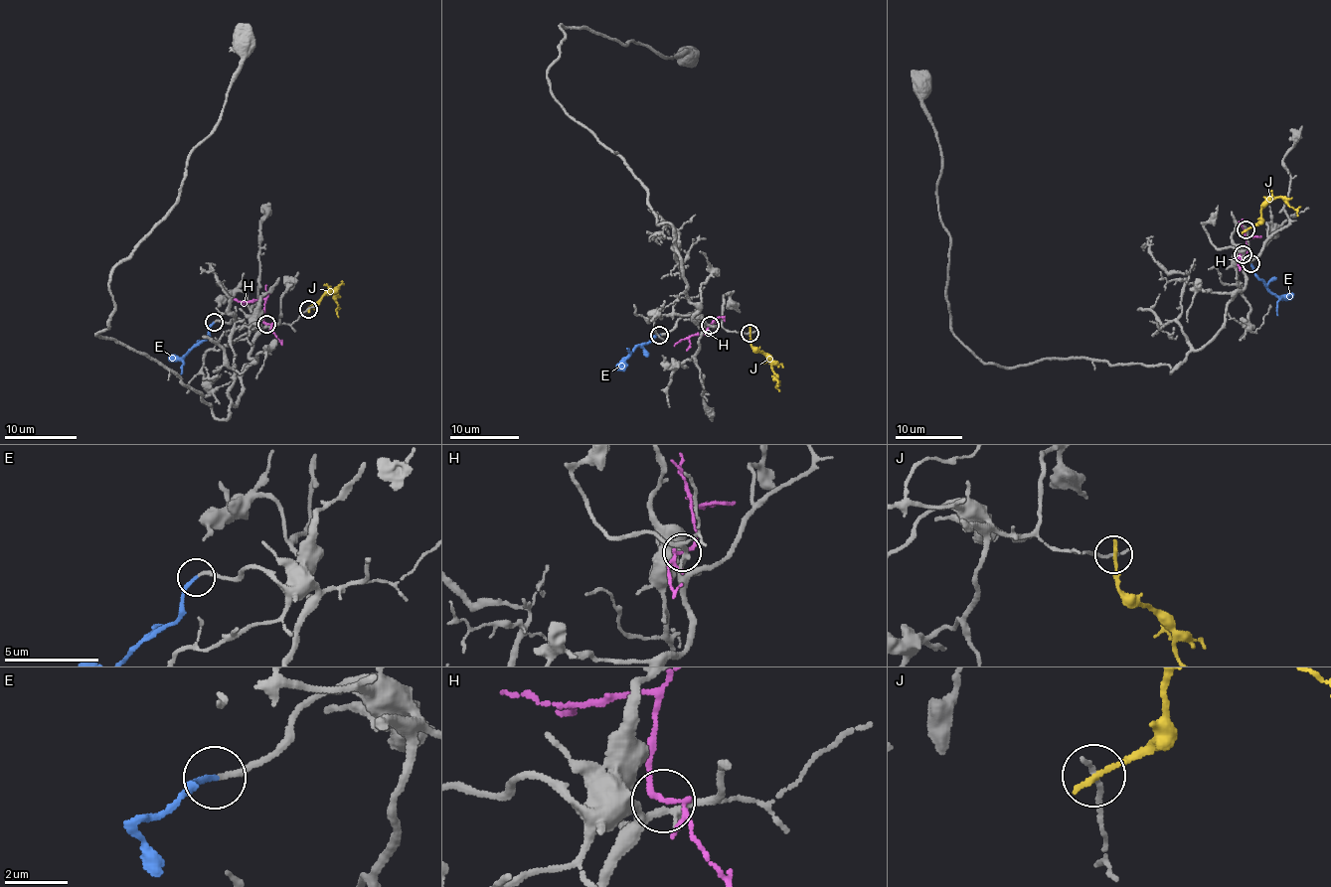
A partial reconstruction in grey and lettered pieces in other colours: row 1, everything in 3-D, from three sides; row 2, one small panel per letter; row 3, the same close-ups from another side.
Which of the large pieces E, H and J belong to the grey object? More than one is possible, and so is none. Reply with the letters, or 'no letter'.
E

